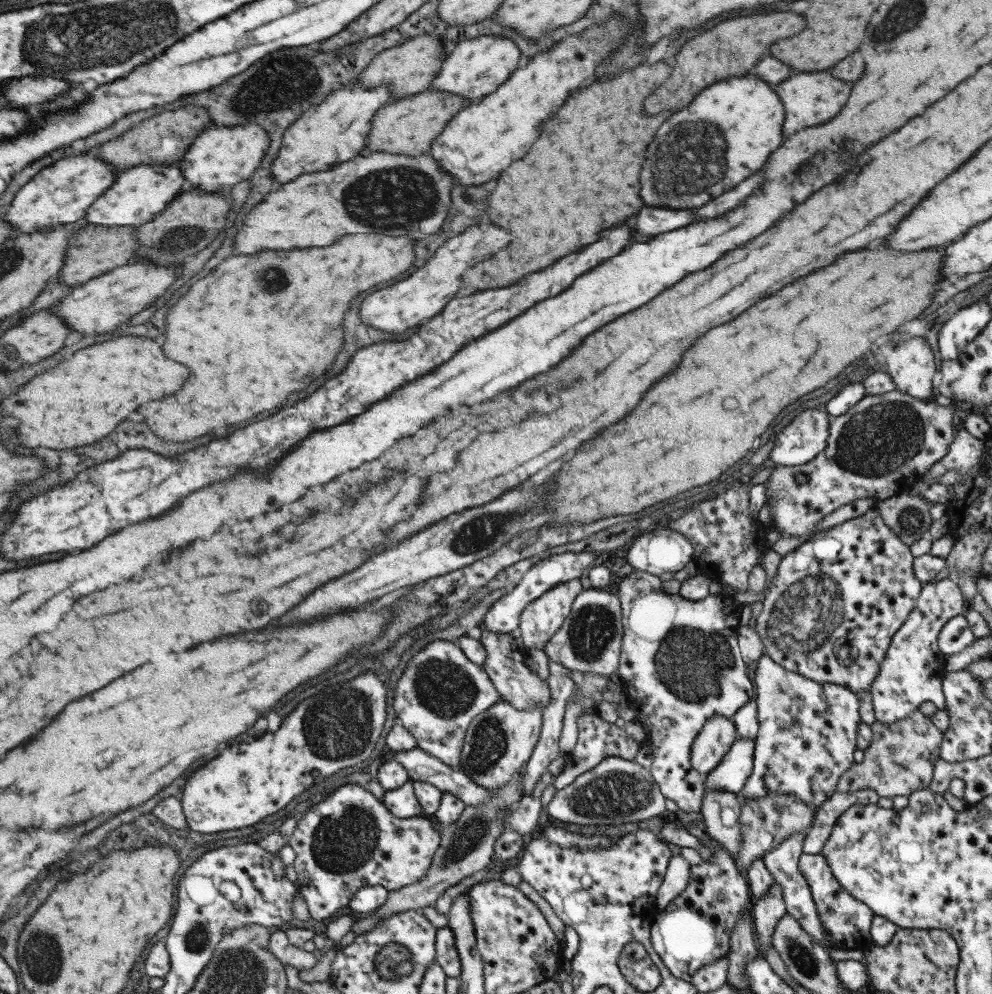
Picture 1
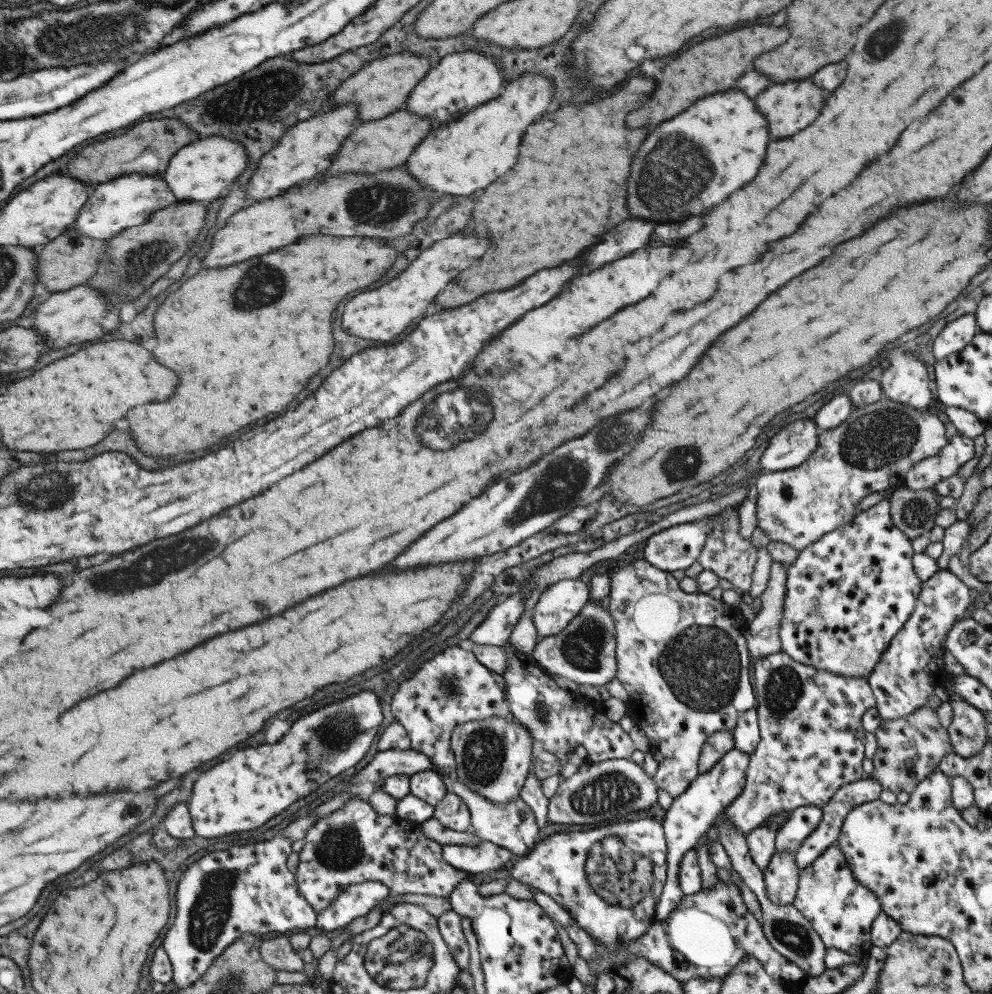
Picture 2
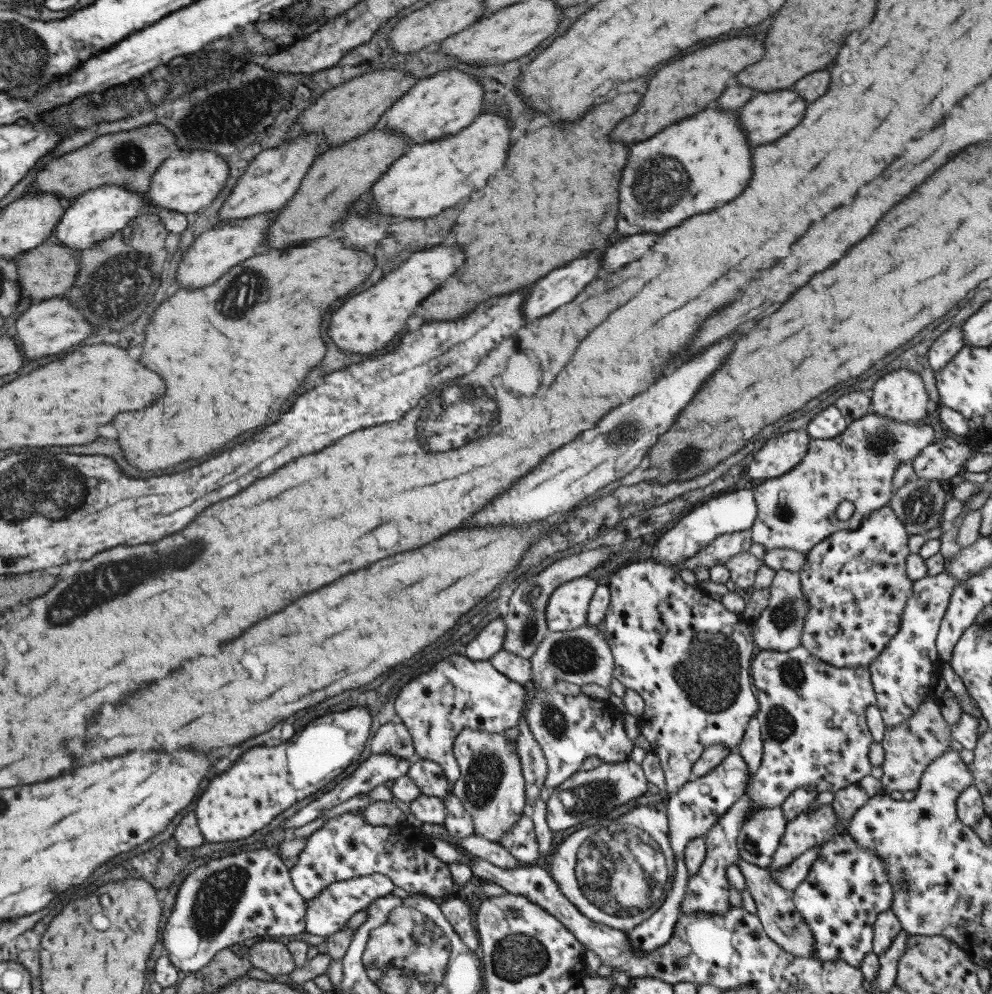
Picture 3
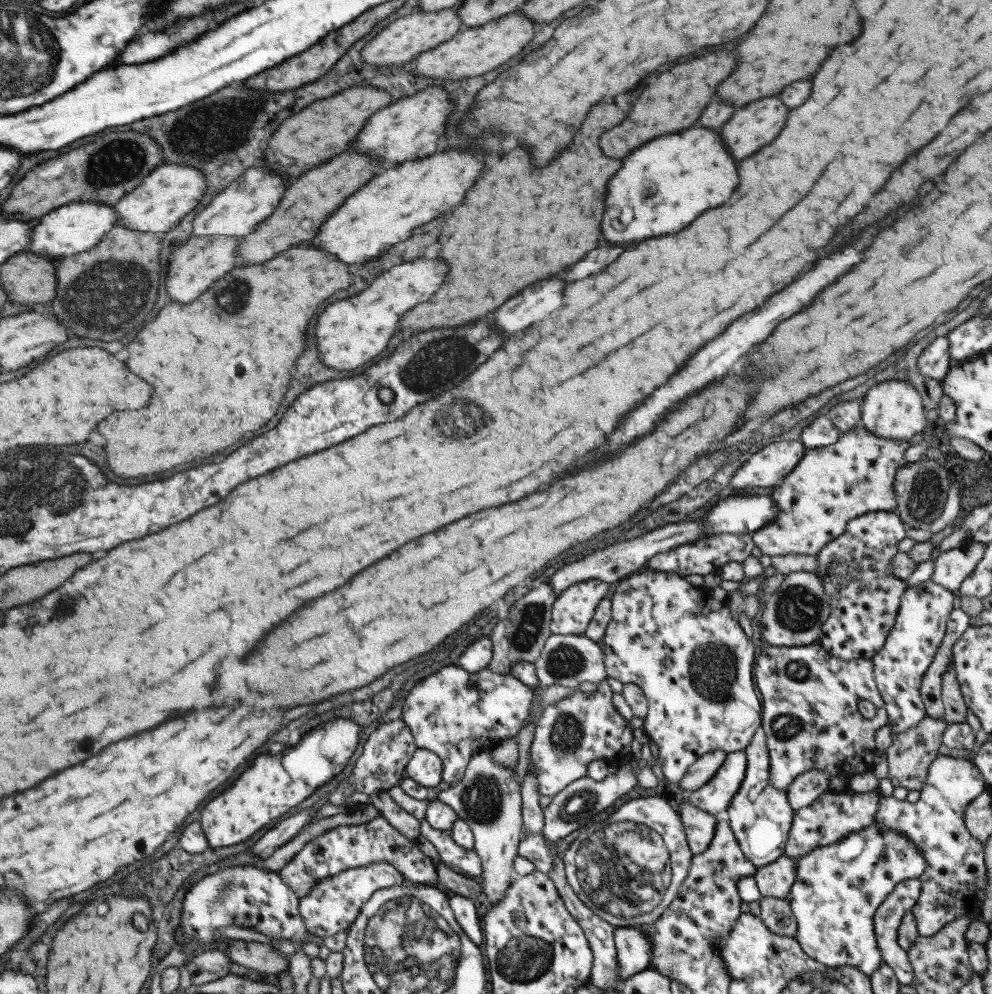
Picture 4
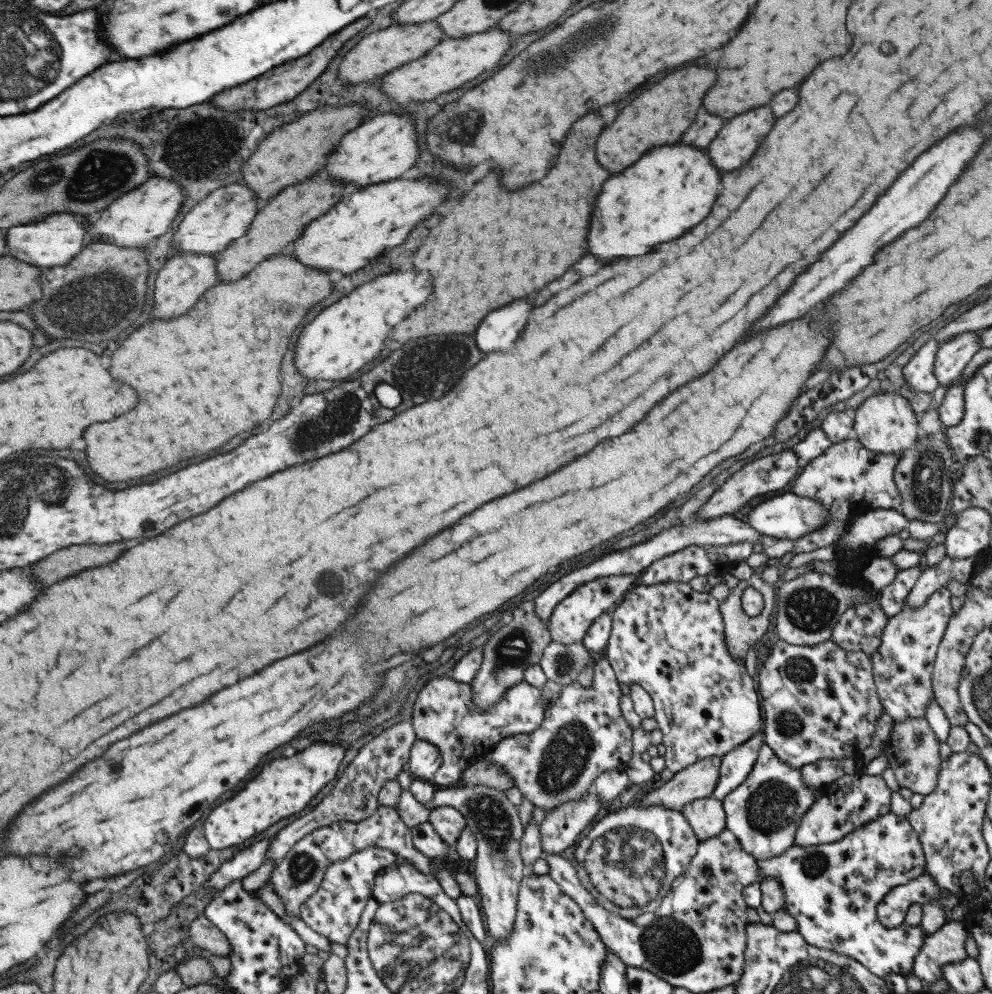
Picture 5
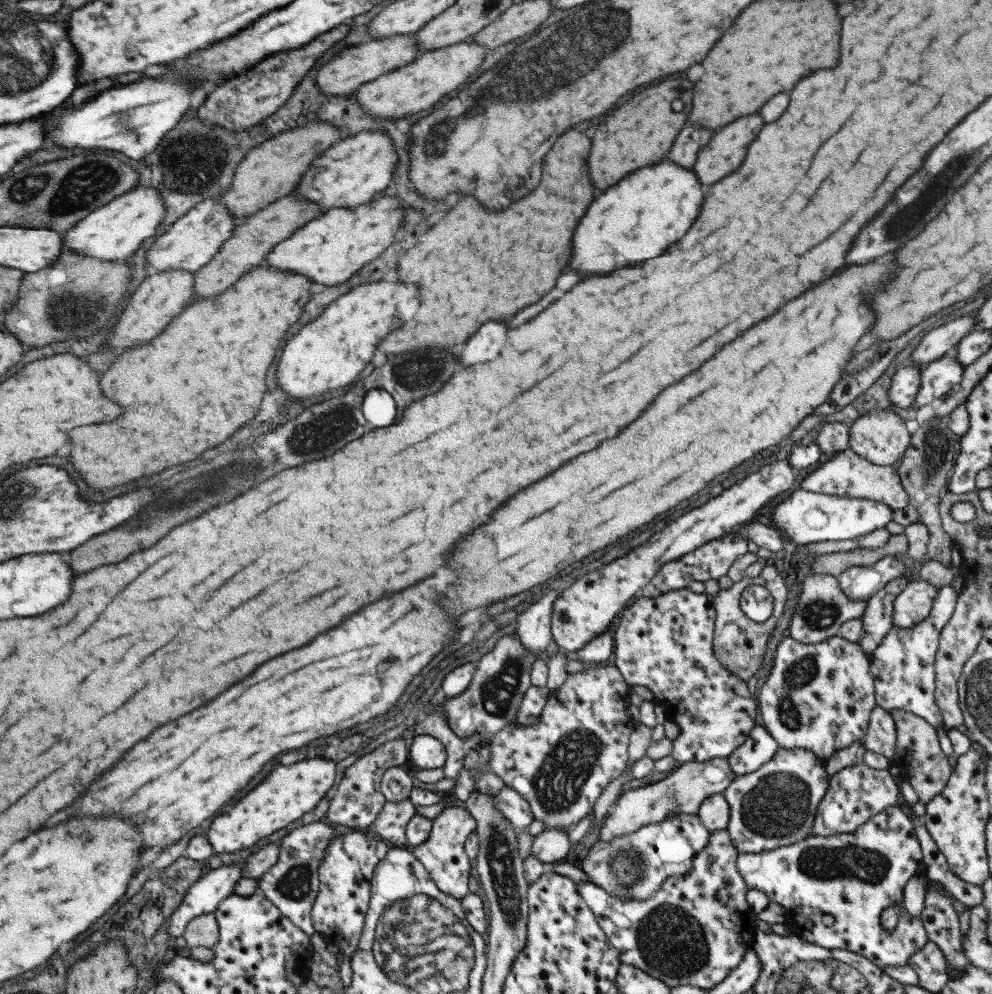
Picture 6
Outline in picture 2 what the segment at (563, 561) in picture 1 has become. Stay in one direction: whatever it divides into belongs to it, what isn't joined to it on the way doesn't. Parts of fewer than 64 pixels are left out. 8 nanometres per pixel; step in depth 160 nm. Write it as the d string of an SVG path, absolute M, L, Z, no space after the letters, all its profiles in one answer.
M511 594L493 606L479 626L475 627L468 638L476 645L500 647L508 642L513 626L523 615L522 594Z

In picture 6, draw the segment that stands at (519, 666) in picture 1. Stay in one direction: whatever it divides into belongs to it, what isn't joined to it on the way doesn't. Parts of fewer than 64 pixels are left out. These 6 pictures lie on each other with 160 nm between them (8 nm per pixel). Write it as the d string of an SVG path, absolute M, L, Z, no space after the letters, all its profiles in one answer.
M610 662L568 674L563 684L548 694L535 722L505 725L484 745L475 769L459 771L452 788L455 798L464 801L475 790L477 769L486 767L528 802L532 818L543 824L543 830L572 828L627 764L628 740L634 729L625 713L630 704L628 688Z

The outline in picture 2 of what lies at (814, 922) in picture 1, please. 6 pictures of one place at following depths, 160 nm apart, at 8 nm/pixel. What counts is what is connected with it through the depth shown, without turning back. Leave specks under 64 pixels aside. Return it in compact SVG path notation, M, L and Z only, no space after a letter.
M800 806L775 833L774 852L794 852L821 820L821 806Z

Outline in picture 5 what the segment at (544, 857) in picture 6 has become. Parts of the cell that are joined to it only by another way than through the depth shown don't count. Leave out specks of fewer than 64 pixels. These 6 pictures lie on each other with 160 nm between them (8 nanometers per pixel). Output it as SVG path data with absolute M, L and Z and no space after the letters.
M591 790L578 801L567 801L545 812L545 818L538 825L542 852L559 855L573 844L579 832L591 823L597 810L604 806L597 793Z

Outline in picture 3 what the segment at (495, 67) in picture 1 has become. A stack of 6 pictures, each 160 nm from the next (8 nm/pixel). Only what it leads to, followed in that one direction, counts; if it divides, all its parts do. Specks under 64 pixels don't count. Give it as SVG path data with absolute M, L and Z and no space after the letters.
M454 68L439 70L403 93L383 114L379 126L391 129L408 138L408 144L423 144L435 141L443 135L455 134L484 110L483 90L479 81L469 74L463 74Z

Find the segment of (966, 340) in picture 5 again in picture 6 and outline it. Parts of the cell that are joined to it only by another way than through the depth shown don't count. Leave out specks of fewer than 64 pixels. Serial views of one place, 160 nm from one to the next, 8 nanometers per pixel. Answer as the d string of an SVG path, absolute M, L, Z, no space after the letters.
M945 353L923 366L920 371L920 387L912 402L916 409L929 404L933 398L939 398L941 394L955 389L960 384L964 369L954 353Z

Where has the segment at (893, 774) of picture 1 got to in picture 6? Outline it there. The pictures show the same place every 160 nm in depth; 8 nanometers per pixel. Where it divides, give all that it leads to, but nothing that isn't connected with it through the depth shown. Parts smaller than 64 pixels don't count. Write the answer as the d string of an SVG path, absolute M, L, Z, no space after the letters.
M891 709L888 713L892 716L896 730L894 756L890 761L898 766L901 777L911 785L918 800L925 804L941 792L952 771L940 749L936 727L911 712Z

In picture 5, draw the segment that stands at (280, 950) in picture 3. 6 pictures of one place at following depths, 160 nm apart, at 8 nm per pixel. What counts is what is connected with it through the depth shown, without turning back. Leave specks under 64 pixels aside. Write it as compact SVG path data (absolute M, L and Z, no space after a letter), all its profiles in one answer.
M202 914L188 926L187 946L191 952L227 957L231 947L225 935Z

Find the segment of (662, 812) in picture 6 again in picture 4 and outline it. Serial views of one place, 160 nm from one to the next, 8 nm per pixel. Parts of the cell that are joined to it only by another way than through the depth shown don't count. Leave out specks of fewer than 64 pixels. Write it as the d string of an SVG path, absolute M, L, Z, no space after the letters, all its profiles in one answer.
M712 750L702 754L697 760L693 761L693 764L689 765L677 786L681 791L697 790L707 782L707 779L714 776L715 771L724 761L725 755L726 752L722 750Z

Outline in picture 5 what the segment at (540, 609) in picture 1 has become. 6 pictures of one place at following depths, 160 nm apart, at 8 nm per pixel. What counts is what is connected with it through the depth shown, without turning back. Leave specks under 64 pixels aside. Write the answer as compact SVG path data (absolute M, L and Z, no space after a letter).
M640 574L635 575L612 575L589 580L553 608L549 621L547 622L550 640L560 643L579 642L586 633L587 628L603 613L610 612L615 606L622 602L623 595L638 583Z

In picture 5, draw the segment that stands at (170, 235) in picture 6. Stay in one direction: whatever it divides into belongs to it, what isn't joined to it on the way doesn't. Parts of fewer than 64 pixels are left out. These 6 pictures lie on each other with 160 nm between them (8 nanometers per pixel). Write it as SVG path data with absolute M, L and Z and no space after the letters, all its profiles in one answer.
M241 180L229 186L216 188L180 219L172 236L170 249L177 253L217 254L245 234L260 205L261 200L258 200L255 194L251 194L251 189Z

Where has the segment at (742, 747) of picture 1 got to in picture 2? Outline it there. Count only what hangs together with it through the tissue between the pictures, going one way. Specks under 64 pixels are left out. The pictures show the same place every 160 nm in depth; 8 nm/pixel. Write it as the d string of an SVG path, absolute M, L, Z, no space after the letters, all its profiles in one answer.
M733 747L728 750L707 772L699 773L685 792L673 798L663 816L662 831L666 842L666 879L659 899L654 906L653 925L663 924L667 915L679 904L683 896L677 875L679 860L683 853L693 849L701 841L701 836L713 827L717 815L741 792L746 779L749 755Z

